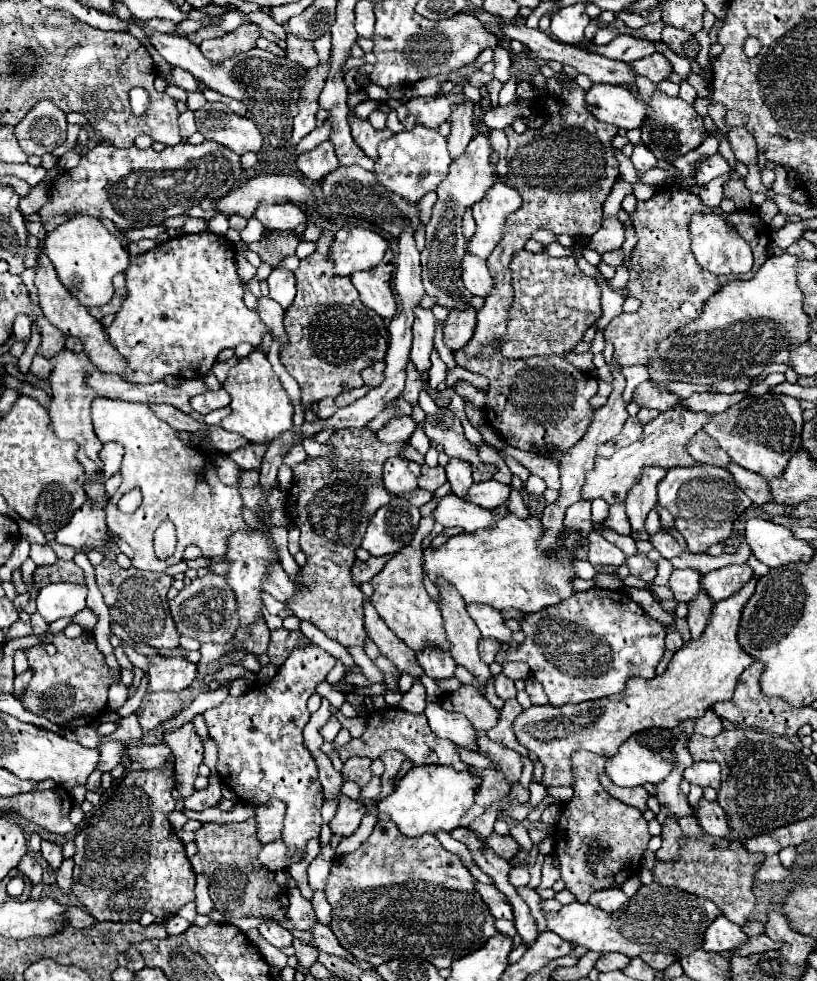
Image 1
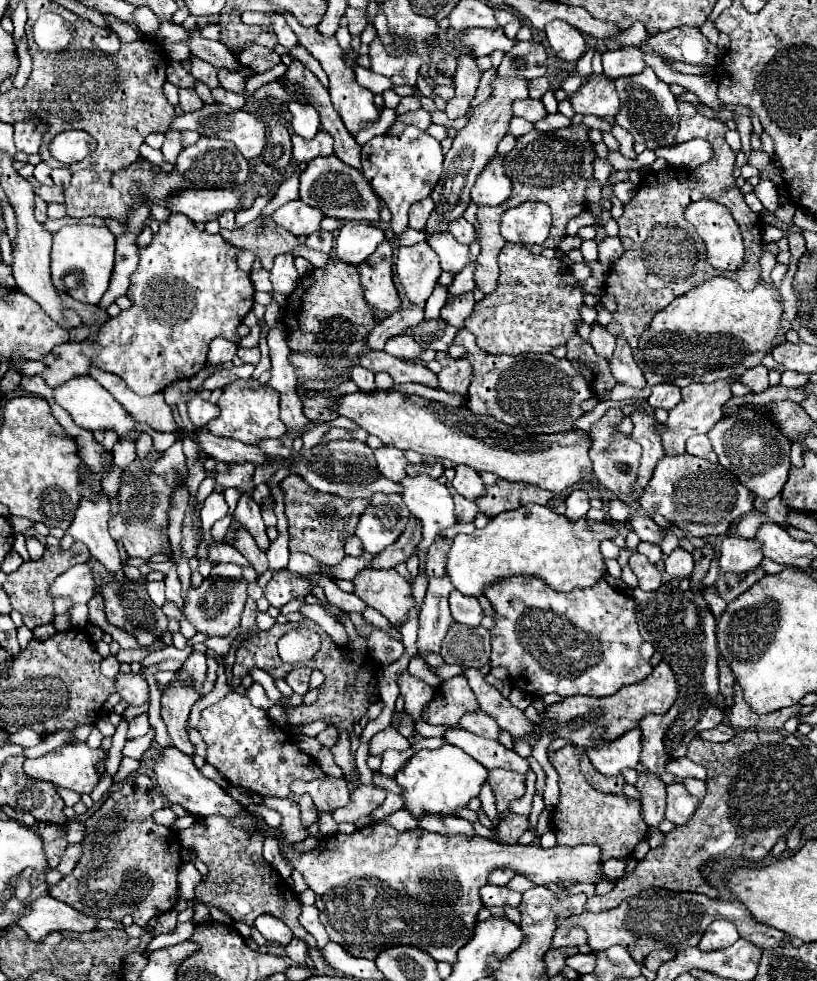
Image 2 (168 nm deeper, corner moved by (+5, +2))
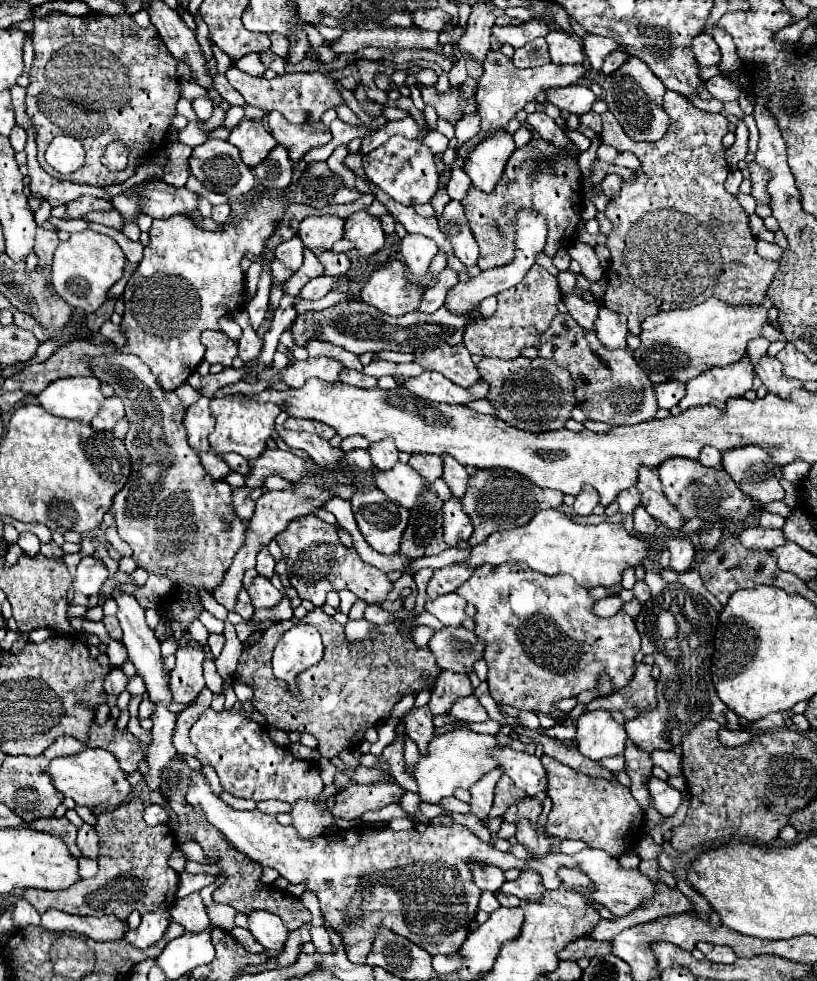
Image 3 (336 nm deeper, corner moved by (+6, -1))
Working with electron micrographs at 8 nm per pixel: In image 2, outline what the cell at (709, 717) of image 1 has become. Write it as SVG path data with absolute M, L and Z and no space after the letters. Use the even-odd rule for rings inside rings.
M719 724L719 726L711 728L711 730L699 732L699 736L703 740L711 740L711 742L727 742L727 740L733 738L733 734L735 734L735 730L731 726L727 726L727 724Z

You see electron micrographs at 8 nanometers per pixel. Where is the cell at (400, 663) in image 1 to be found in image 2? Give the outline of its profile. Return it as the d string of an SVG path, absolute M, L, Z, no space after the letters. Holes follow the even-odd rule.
M407 670L399 674L399 690L401 690L401 696L405 700L405 710L413 716L413 718L419 718L423 706L433 698L435 690L425 684L423 680L419 680L417 676L411 676Z

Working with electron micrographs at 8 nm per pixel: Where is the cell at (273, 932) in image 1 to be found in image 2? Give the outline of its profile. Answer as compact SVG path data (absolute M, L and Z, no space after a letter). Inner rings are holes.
M269 914L259 916L253 926L267 938L267 942L273 942L273 944L287 946L291 942L291 938L293 938L291 930L281 920L277 920L277 918L269 916Z

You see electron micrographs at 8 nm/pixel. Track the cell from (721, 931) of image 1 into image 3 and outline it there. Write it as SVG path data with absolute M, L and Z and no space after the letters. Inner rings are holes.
M698 943L696 947L704 953L706 959L710 959L710 961L714 961L714 963L726 963L726 965L730 965L730 963L736 961L736 953L734 953L730 947L726 947L726 945Z

